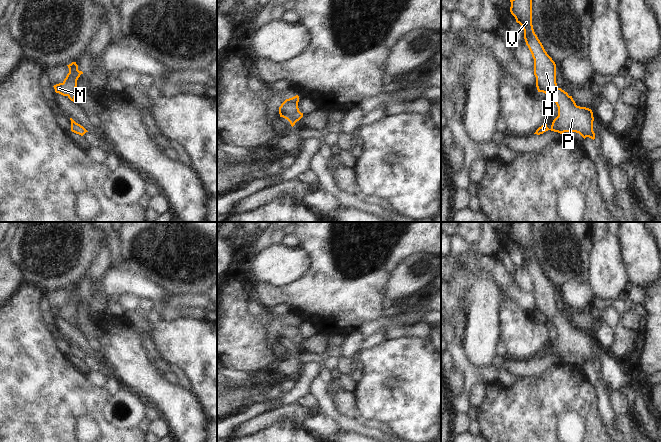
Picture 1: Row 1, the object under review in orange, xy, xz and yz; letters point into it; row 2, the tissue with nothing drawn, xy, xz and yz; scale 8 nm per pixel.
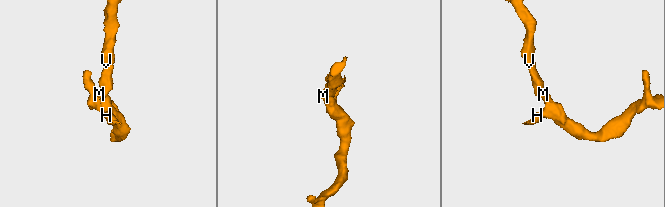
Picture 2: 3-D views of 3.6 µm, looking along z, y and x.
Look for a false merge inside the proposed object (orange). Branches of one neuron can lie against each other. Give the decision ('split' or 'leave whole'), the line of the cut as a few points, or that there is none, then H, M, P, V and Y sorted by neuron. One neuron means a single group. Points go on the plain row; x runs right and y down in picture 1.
leave whole; cut none; groups H M P V Y

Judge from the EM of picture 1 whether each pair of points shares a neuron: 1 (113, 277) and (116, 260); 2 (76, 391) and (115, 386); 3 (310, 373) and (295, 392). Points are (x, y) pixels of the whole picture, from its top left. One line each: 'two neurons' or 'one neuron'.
1: two neurons
2: two neurons
3: one neuron

